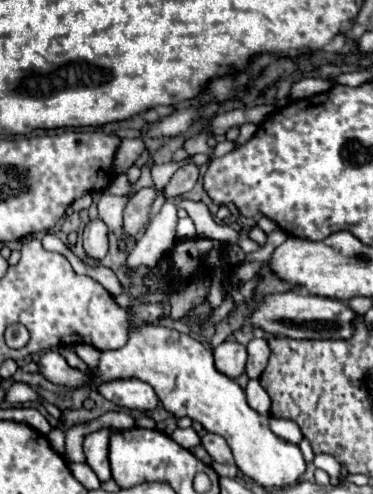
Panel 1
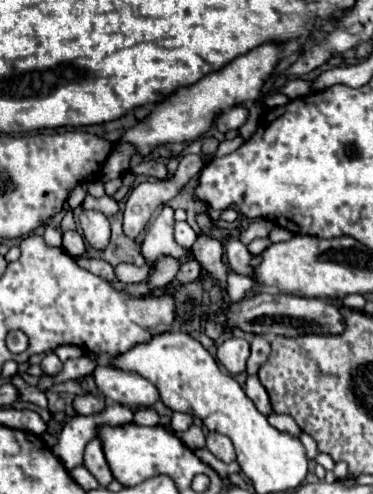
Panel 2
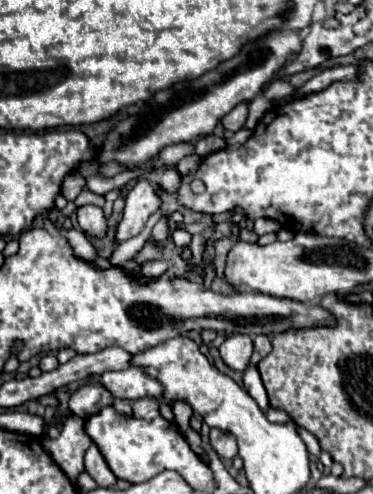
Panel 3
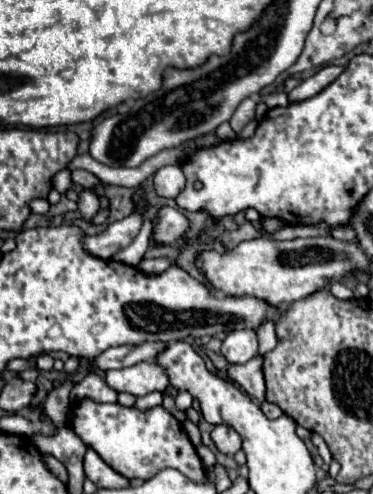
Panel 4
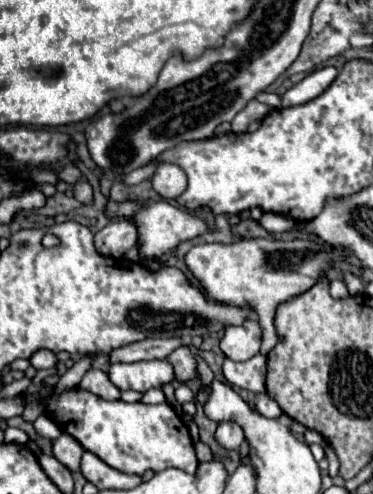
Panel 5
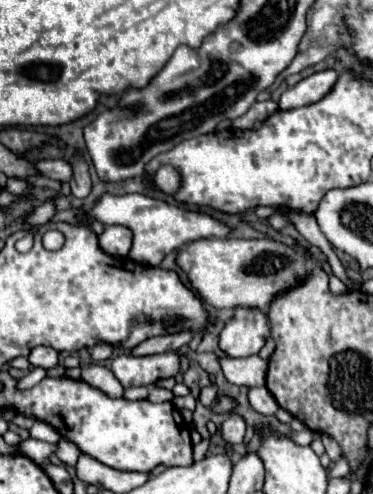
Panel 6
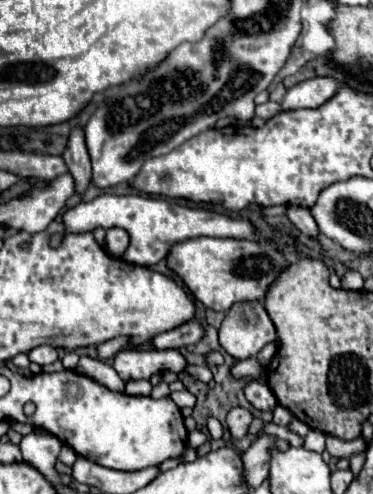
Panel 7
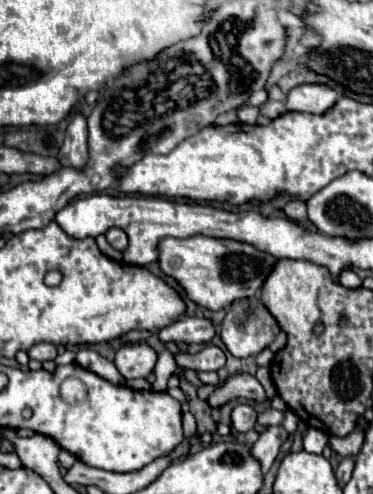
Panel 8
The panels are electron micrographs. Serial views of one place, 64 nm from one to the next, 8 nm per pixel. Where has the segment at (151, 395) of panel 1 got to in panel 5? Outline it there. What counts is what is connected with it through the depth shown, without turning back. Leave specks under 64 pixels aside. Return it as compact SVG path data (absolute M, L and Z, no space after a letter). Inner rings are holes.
M140 360L140 362L114 362L108 370L110 380L120 390L146 392L160 388L174 380L174 368L168 360Z

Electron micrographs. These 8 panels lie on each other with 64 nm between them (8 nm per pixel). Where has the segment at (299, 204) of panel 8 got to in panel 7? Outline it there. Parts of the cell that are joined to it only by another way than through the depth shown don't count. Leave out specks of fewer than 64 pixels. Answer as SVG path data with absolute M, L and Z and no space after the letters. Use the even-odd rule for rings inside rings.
M288 206L288 208L286 208L286 216L290 218L290 222L292 222L304 236L316 238L318 226L316 226L316 222L314 222L314 218L312 218L312 214L310 214L308 208L304 208L304 206Z

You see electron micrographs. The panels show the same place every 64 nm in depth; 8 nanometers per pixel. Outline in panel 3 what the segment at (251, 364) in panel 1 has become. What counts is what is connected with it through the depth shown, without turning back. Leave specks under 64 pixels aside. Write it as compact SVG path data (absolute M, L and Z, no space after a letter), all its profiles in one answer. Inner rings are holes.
M256 336L256 338L254 338L254 354L252 354L250 364L258 364L270 350L272 350L270 338L268 338L268 336Z

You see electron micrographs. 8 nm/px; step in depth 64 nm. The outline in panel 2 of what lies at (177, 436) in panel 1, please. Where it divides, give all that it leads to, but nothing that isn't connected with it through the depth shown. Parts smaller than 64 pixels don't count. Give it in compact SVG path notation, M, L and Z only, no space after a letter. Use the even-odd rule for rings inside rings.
M196 425L190 426L190 428L183 434L176 433L176 436L178 436L184 444L190 446L188 448L191 450L195 450L196 448L204 448L206 445L206 438L203 434L202 428Z

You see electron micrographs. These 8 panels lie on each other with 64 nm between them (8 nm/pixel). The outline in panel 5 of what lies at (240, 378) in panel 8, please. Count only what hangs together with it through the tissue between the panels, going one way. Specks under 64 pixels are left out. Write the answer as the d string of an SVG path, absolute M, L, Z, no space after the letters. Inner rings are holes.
M266 392L256 394L256 402L254 402L254 406L256 406L256 412L260 412L260 414L266 416L266 418L278 418L278 416L282 414L280 406L278 406Z

